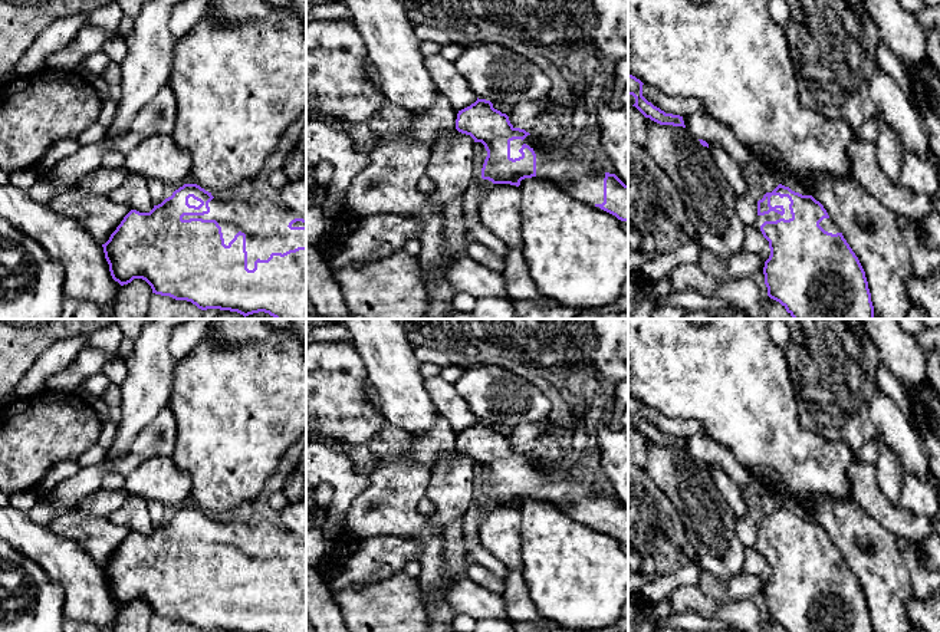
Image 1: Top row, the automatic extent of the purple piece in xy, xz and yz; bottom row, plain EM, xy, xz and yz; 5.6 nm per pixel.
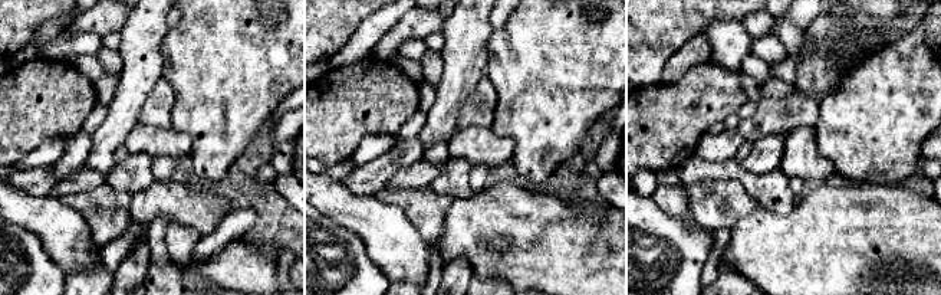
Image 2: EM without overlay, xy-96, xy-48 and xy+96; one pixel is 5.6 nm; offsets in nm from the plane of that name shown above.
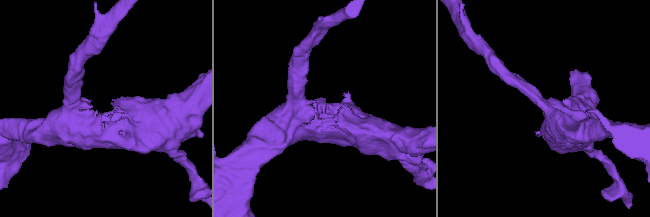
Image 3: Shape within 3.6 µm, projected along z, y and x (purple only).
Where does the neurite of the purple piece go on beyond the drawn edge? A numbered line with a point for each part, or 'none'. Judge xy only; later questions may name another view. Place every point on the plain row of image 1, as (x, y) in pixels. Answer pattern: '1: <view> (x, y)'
1: xy (265, 545)

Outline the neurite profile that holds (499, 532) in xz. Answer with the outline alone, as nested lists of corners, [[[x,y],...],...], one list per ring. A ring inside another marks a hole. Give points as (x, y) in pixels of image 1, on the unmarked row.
[[[493,506],[479,526],[479,539],[506,569],[522,569],[522,514],[510,506]]]

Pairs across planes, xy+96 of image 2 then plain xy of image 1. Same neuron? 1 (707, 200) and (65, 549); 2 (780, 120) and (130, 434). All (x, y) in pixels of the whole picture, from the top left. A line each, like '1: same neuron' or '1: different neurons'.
1: different neurons
2: different neurons

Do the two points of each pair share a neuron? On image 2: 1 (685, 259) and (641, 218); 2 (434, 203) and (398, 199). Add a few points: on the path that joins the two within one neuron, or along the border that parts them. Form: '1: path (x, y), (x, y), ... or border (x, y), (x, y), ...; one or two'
1: path (674, 251), (652, 229); one
2: path (425, 203), (407, 200); one

